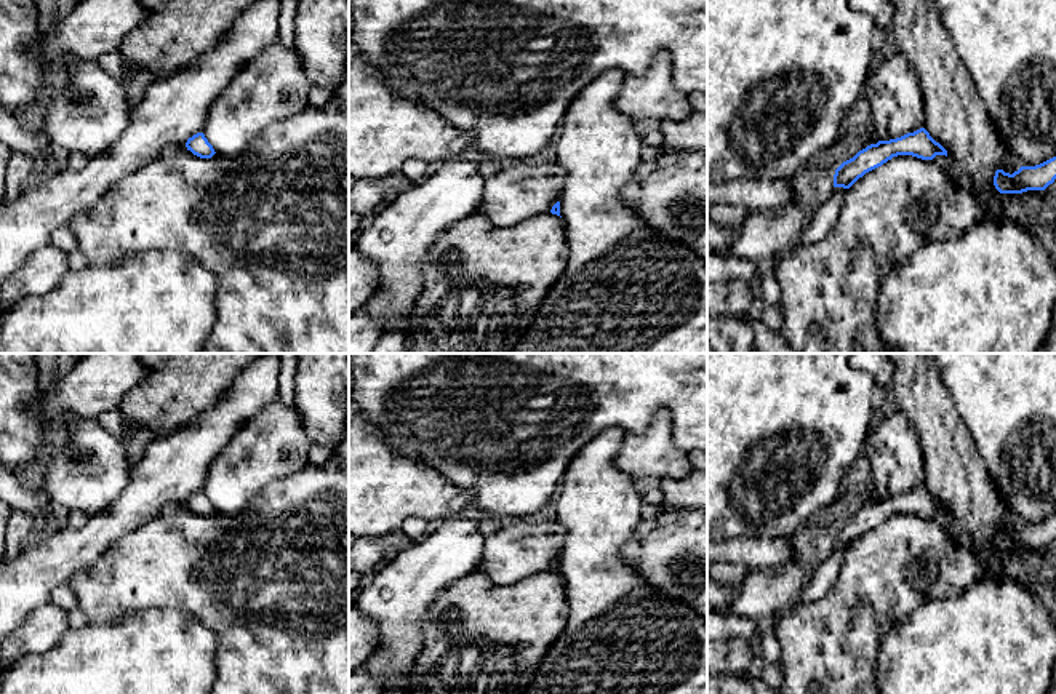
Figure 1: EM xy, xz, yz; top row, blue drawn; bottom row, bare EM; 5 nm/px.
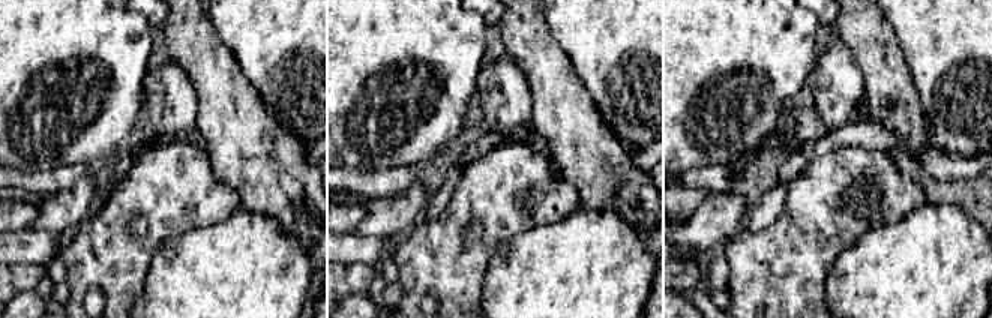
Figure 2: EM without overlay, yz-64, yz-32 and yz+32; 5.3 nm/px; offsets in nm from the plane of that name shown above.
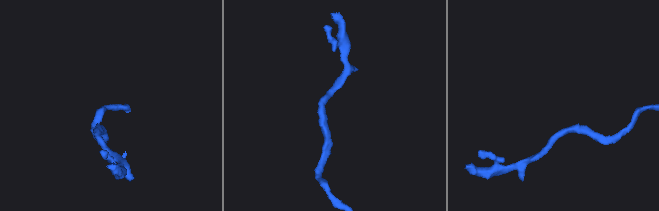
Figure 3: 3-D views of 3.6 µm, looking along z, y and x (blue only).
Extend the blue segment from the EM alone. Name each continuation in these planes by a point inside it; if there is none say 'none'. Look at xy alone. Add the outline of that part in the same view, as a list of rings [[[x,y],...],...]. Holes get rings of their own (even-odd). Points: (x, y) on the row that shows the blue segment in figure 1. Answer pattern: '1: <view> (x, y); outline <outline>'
none

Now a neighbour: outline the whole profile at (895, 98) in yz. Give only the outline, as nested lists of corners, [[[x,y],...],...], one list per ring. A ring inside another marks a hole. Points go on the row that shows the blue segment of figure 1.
[[[896,50],[872,67],[864,85],[878,141],[890,141],[925,128],[920,82]]]

